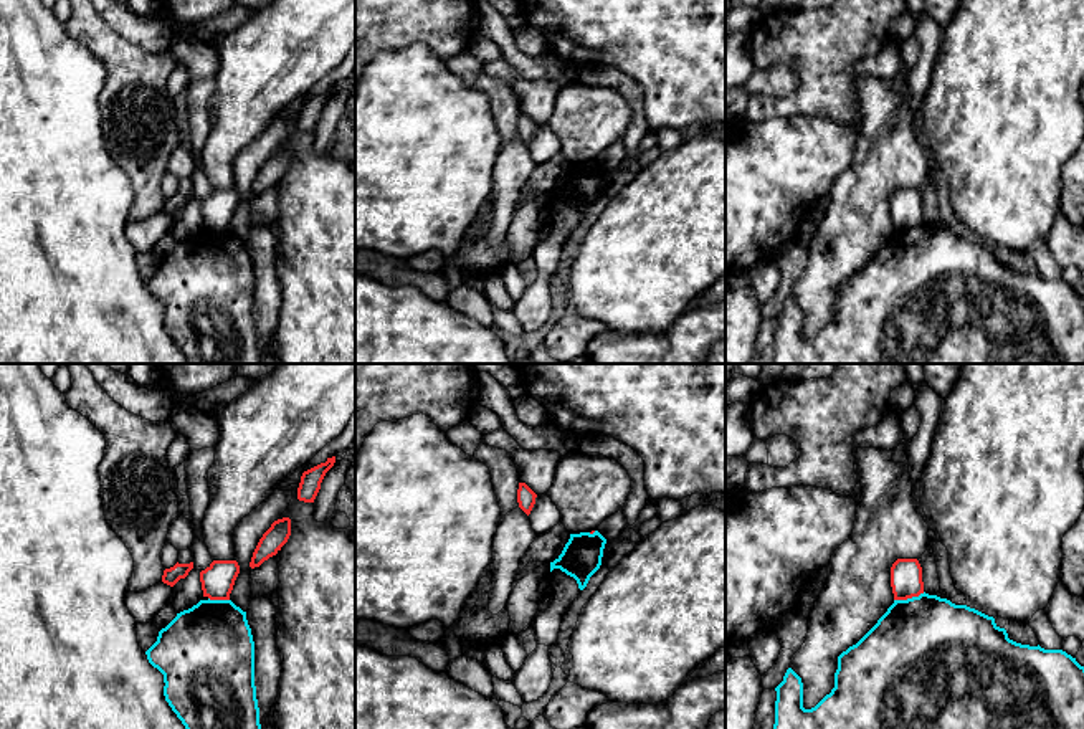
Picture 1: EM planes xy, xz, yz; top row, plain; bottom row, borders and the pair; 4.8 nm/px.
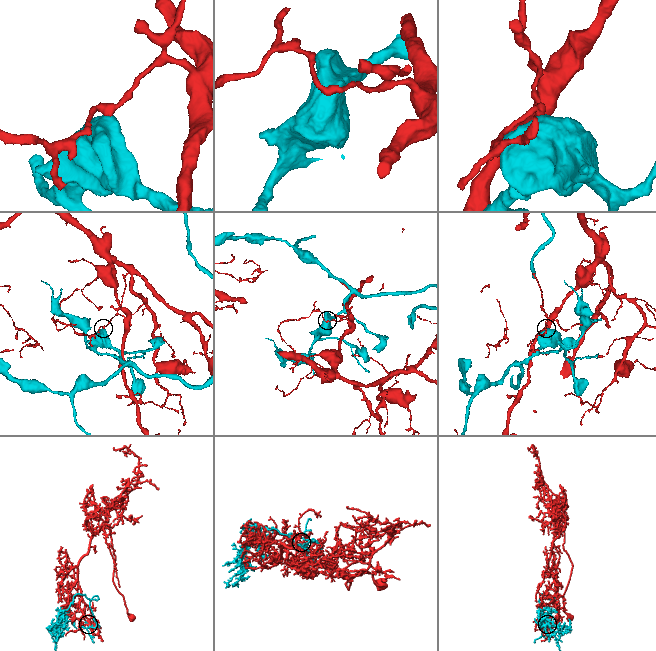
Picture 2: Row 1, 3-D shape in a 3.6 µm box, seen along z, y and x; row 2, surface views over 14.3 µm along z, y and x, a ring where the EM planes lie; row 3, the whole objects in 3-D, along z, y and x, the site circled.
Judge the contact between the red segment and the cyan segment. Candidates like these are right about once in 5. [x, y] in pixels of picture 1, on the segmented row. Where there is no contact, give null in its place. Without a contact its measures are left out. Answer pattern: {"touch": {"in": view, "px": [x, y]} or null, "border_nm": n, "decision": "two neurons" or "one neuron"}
{"touch": {"in": "yz", "px": [909, 597]}, "border_nm": 160, "decision": "two neurons"}

